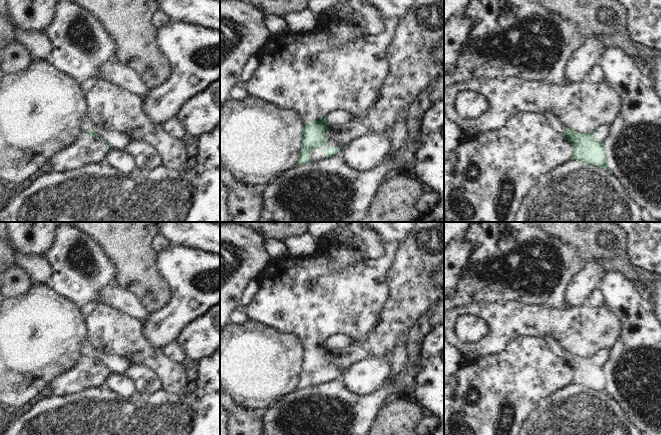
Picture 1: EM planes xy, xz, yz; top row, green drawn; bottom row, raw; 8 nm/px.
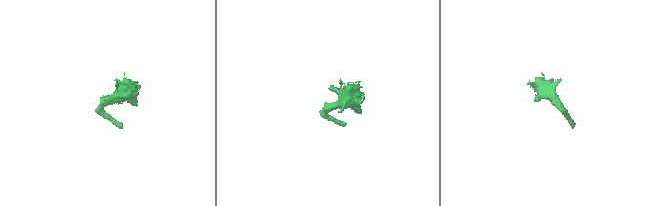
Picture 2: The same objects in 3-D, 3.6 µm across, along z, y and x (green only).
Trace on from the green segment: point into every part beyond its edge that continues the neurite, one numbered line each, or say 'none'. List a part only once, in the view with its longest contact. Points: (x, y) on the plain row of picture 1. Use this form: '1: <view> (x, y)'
1: yz (494, 395)

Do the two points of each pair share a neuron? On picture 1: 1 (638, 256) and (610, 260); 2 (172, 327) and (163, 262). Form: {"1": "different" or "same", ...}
{"1": "different", "2": "same"}

